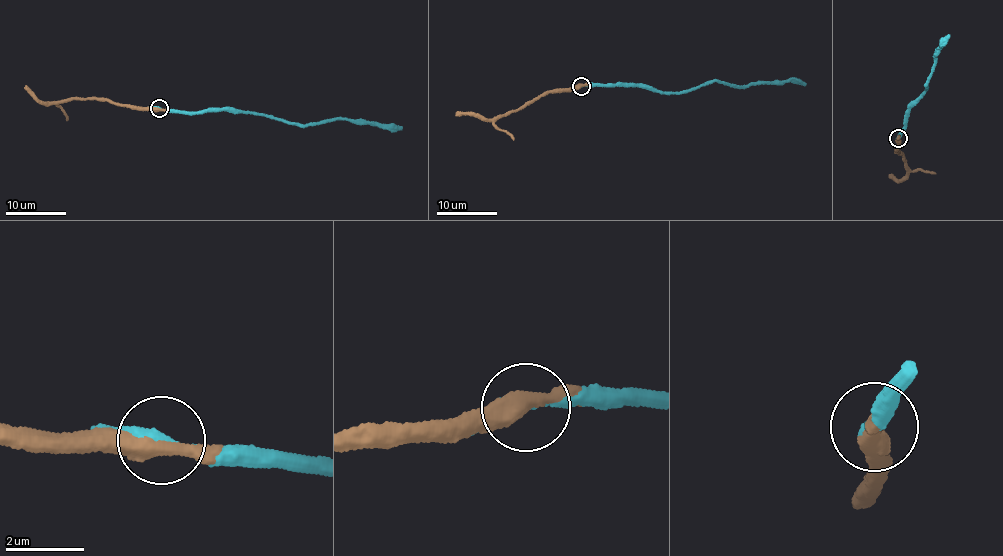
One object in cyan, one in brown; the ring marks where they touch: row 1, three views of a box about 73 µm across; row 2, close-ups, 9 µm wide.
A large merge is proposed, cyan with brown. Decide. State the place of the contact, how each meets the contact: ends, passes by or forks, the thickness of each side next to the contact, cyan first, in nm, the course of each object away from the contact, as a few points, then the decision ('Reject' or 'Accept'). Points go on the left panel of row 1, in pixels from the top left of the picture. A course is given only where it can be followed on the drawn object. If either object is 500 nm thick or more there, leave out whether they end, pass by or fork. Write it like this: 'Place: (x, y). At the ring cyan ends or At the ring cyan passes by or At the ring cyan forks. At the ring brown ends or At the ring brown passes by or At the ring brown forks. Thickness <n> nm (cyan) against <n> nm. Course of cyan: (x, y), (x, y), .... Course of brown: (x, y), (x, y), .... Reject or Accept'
Place: (159, 108). At the ring cyan passes by. At the ring brown passes by. Thickness 240 nm (cyan) against 420 nm. Course of cyan: (159, 109), (195, 114), (222, 108), (263, 114), (301, 124), (315, 125), (338, 118), (401, 129). Course of brown: (159, 109), (121, 104), (106, 99), (66, 99), (55, 103), (37, 100), (24, 87). Accept

